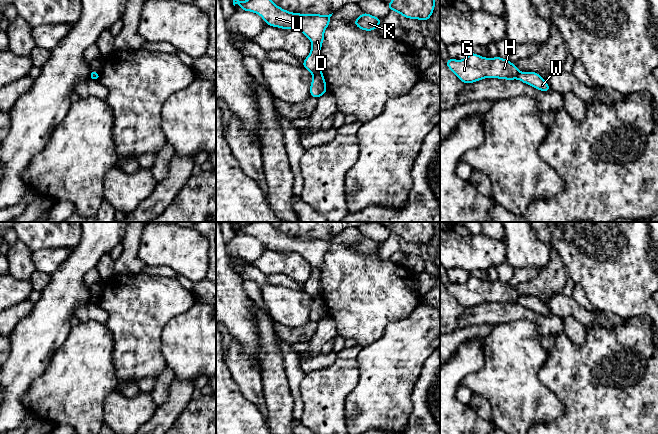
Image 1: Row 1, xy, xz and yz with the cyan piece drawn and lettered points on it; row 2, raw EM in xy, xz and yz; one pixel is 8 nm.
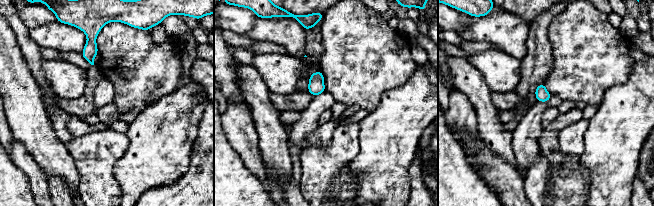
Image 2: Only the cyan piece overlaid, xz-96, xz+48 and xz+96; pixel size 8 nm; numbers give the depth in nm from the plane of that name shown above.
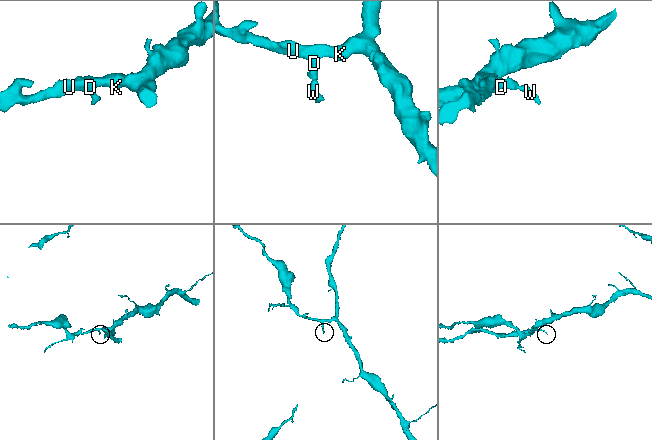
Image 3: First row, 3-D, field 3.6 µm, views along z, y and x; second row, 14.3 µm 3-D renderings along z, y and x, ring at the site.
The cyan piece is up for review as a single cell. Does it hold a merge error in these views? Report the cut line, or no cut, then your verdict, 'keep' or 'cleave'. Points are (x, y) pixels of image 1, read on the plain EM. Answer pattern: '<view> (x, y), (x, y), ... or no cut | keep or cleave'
no cut | keep

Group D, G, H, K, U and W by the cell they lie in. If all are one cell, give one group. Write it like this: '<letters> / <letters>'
D G H K U W

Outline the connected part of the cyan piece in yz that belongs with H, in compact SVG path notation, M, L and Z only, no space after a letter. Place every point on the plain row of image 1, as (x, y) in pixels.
M470 276L463 284L449 282L446 289L464 308L485 302L519 303L540 315L548 316L551 313L539 297L520 296L515 288L499 280L485 282Z

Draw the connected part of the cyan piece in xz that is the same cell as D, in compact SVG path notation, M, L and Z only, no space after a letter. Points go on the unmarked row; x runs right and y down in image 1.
M249 222L246 225L233 223L243 235L251 235L262 241L267 249L281 253L297 253L312 267L310 278L302 286L314 301L310 309L310 321L319 322L327 317L326 305L322 297L321 270L324 256L329 250L329 239L292 237L277 230L270 222Z

